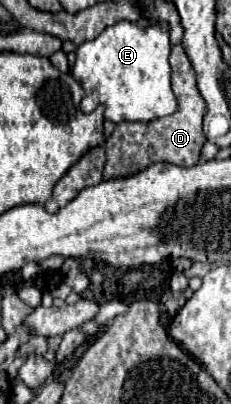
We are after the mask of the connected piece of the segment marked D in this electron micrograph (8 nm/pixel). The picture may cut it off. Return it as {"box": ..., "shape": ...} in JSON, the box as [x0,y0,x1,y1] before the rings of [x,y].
{"box":[103,45,207,179],"shape":[[[183,45],[173,47],[169,63],[171,63],[173,93],[177,97],[177,111],[169,117],[157,119],[157,123],[147,123],[147,125],[133,125],[129,121],[117,123],[115,131],[105,141],[105,151],[107,151],[107,163],[105,163],[105,171],[103,171],[105,179],[127,177],[127,175],[133,175],[159,161],[181,165],[181,167],[189,167],[199,161],[201,147],[205,143],[205,133],[201,129],[201,123],[203,123],[203,115],[205,115],[207,107],[195,87],[193,67],[191,67],[191,61],[189,61]]]}

